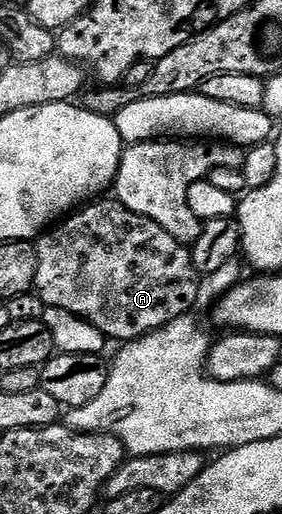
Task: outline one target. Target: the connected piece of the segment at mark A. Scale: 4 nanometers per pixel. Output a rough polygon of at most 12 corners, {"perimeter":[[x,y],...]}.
{"perimeter":[[119,201],[36,239],[35,293],[136,342],[198,305],[190,247]]}

